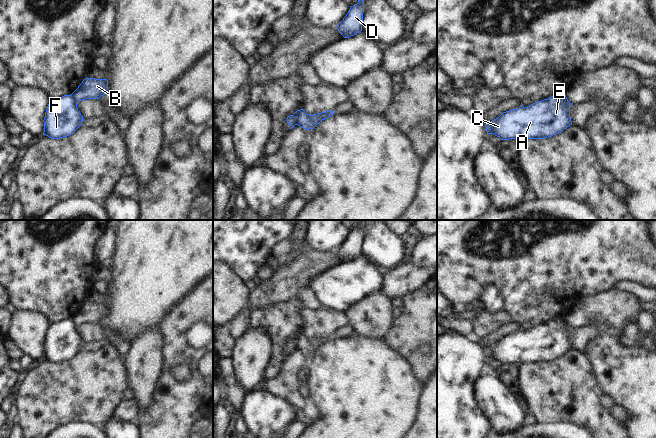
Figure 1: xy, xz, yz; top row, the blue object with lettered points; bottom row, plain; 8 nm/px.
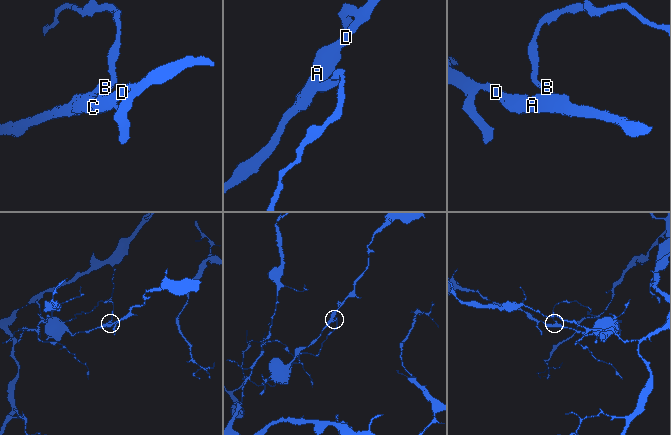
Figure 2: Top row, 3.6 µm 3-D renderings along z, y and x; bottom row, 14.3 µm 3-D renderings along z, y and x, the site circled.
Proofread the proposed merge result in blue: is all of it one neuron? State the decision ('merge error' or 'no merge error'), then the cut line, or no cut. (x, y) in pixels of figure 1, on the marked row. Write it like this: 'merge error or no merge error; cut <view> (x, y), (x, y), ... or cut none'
merge error; cut xz (300, 110), (295, 124)

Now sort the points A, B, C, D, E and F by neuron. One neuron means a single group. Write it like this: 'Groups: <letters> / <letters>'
Groups: A C D E F / B.

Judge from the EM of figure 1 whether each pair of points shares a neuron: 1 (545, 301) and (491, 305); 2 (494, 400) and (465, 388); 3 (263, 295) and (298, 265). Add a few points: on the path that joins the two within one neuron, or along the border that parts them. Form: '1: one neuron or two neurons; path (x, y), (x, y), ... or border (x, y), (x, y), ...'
1: two neurons; border (491, 284), (502, 295), (505, 304)
2: two neurons; border (484, 370), (475, 382), (475, 401), (484, 414)
3: one neuron; path (272, 291), (289, 274)

